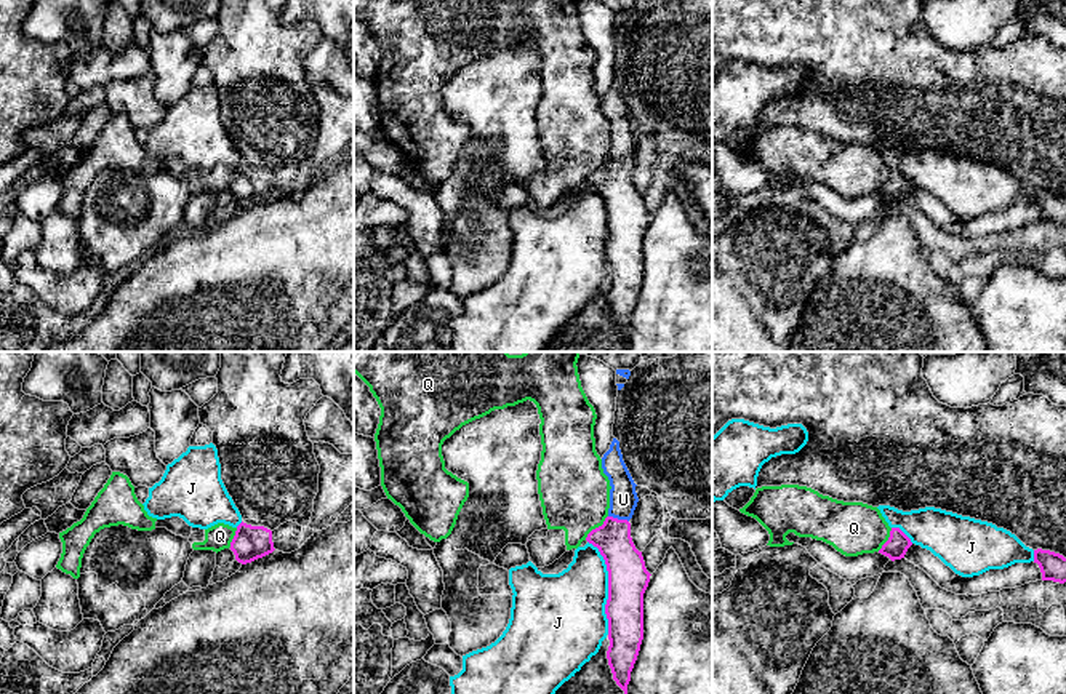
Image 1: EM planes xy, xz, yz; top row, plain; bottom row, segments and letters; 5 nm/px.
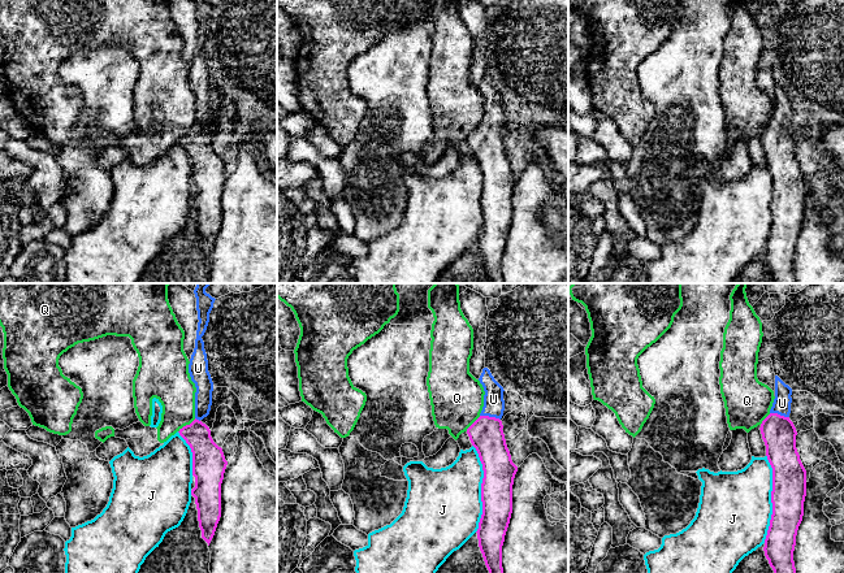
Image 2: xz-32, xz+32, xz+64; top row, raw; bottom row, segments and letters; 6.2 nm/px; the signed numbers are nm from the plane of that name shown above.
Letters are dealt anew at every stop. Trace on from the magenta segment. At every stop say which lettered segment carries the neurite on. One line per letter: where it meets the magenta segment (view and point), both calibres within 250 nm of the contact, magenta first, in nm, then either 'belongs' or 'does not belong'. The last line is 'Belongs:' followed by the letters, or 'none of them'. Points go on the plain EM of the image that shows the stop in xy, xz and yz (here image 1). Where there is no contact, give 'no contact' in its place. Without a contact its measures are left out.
J: xz (609, 229) | 200/400 nm | does not belong
Q: xz (596, 170) | 190/360 nm | does not belong
U: xz (618, 162) | 190/140 nm | belongs
Belongs: U

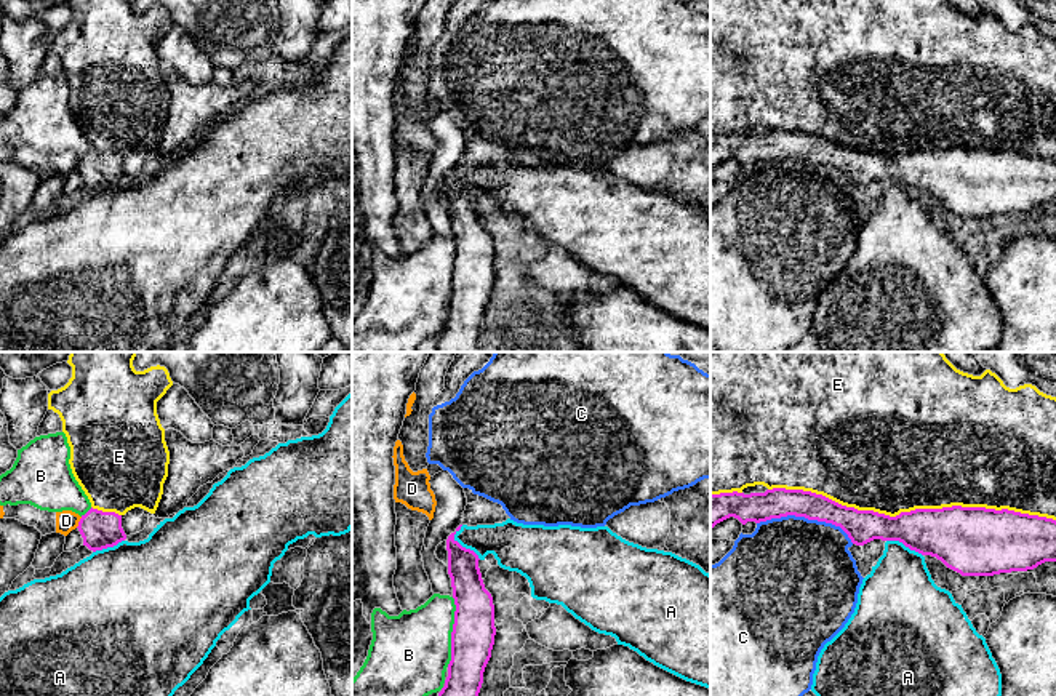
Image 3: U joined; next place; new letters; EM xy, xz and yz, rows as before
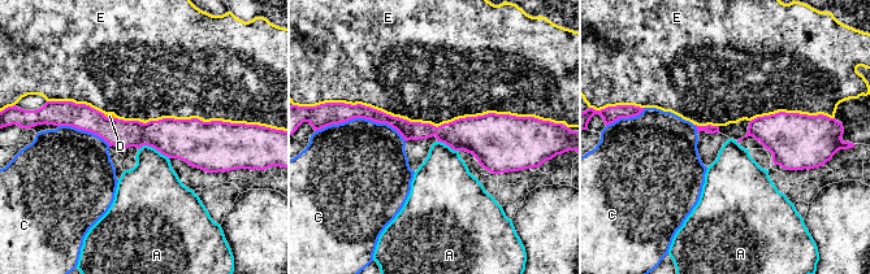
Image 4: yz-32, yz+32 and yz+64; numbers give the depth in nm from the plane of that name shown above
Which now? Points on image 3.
A: xz (460, 186) | 170/200 nm | does not belong
B: xz (452, 274) | 220/400 nm | does not belong
C: yz (807, 159) | 150/480 nm | does not belong
D: xy (79, 164) | 190/110 nm | does not belong
E: yz (912, 152) | 300/500 nm | does not belong
Belongs: none of them

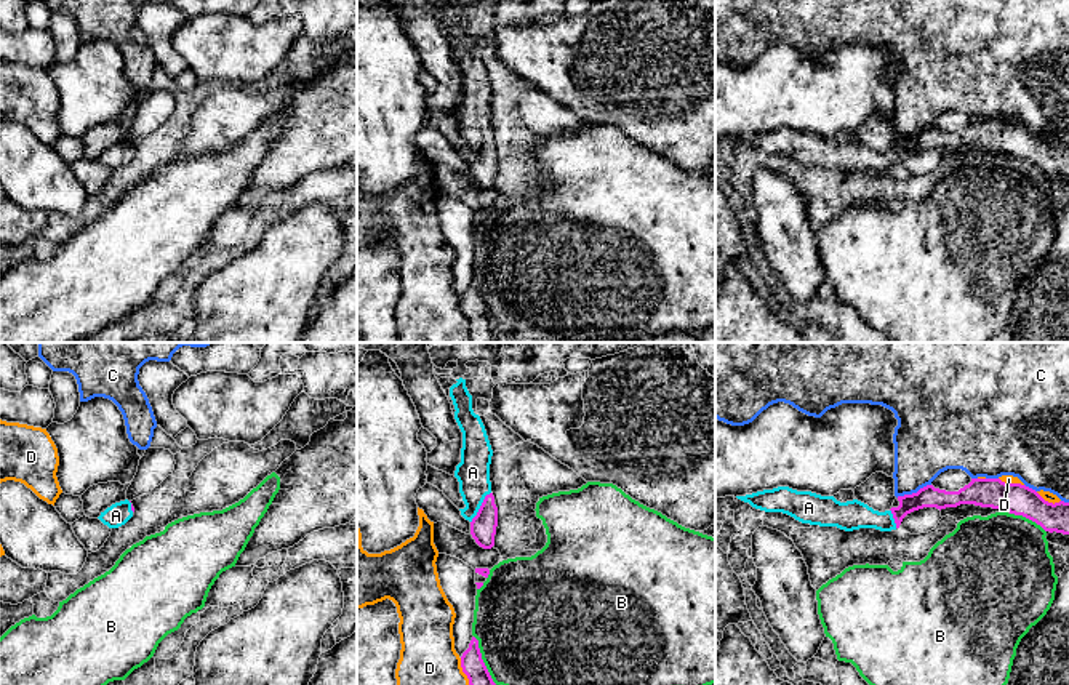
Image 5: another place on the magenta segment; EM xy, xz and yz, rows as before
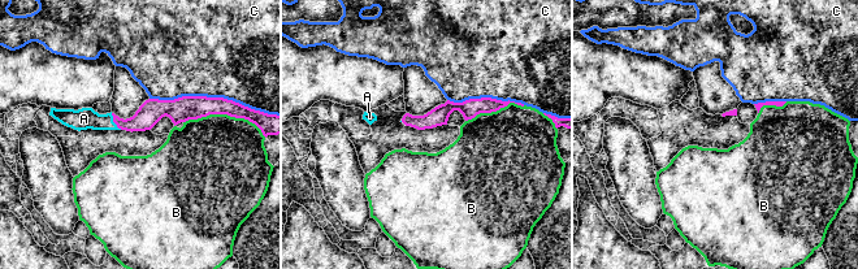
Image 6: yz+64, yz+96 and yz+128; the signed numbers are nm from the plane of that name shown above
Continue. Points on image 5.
A: xz (480, 149) | 130/170 nm | belongs
B: xz (482, 301) | 140/500 nm | does not belong
C: yz (912, 135) | 110/320 nm | does not belong
D: yz (1047, 143) | 160/50 nm | does not belong
Belongs: A

